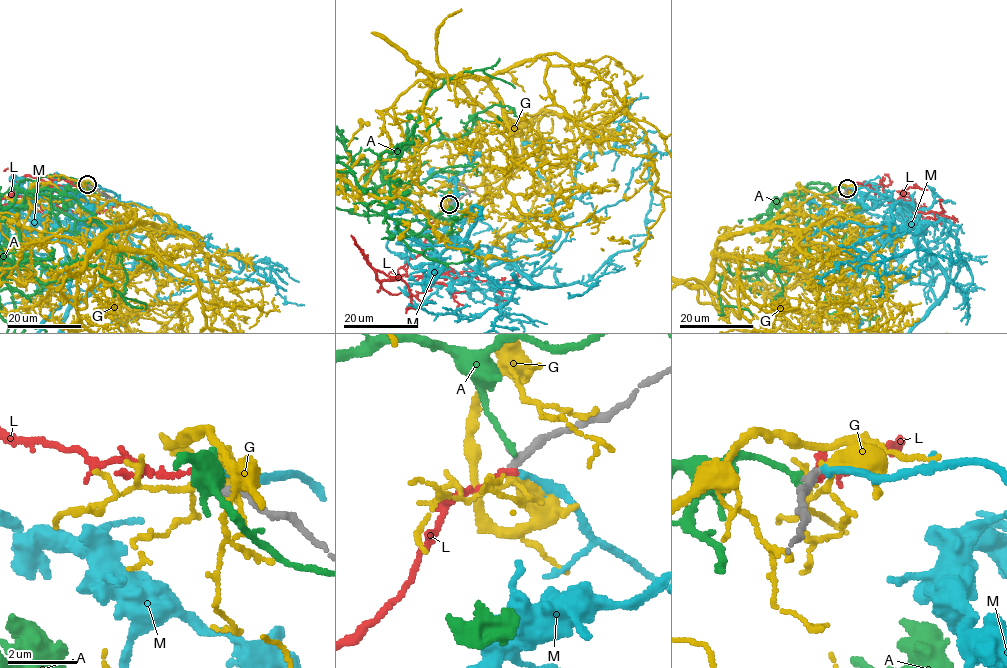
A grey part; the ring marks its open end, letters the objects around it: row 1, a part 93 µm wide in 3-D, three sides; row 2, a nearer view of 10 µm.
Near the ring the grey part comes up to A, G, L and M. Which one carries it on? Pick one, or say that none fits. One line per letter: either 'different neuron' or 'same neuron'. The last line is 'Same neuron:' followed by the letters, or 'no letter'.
A: different neuron
G: different neuron
L: different neuron
M: different neuron
Same neuron: no letter

